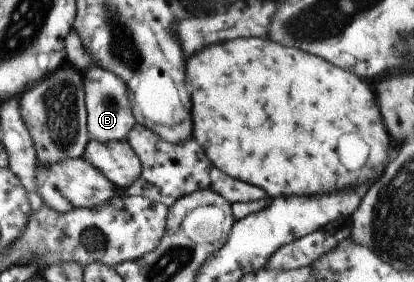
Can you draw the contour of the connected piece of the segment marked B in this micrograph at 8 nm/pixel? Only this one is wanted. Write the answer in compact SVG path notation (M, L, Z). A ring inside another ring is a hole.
M92 66L83 74L85 103L87 109L87 132L89 139L98 143L108 141L126 141L132 131L135 117L132 111L128 86L115 73L99 66Z

